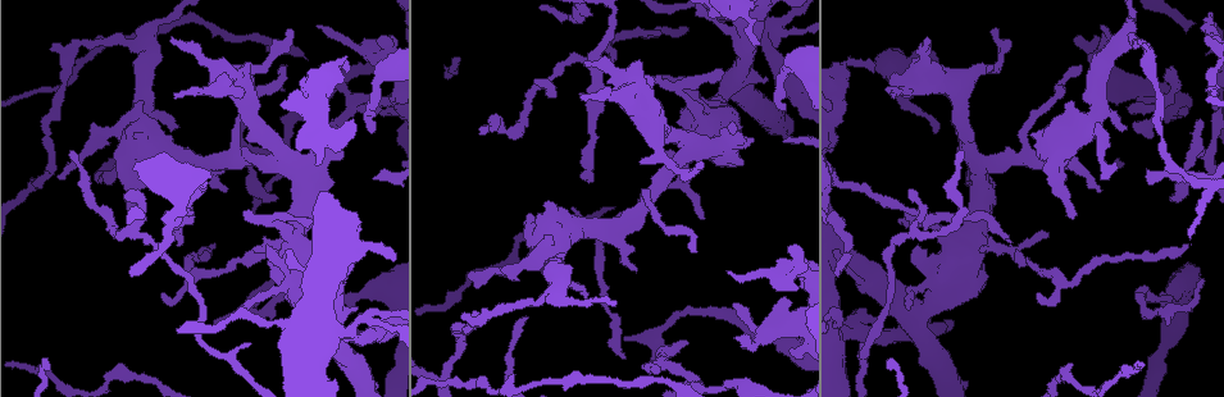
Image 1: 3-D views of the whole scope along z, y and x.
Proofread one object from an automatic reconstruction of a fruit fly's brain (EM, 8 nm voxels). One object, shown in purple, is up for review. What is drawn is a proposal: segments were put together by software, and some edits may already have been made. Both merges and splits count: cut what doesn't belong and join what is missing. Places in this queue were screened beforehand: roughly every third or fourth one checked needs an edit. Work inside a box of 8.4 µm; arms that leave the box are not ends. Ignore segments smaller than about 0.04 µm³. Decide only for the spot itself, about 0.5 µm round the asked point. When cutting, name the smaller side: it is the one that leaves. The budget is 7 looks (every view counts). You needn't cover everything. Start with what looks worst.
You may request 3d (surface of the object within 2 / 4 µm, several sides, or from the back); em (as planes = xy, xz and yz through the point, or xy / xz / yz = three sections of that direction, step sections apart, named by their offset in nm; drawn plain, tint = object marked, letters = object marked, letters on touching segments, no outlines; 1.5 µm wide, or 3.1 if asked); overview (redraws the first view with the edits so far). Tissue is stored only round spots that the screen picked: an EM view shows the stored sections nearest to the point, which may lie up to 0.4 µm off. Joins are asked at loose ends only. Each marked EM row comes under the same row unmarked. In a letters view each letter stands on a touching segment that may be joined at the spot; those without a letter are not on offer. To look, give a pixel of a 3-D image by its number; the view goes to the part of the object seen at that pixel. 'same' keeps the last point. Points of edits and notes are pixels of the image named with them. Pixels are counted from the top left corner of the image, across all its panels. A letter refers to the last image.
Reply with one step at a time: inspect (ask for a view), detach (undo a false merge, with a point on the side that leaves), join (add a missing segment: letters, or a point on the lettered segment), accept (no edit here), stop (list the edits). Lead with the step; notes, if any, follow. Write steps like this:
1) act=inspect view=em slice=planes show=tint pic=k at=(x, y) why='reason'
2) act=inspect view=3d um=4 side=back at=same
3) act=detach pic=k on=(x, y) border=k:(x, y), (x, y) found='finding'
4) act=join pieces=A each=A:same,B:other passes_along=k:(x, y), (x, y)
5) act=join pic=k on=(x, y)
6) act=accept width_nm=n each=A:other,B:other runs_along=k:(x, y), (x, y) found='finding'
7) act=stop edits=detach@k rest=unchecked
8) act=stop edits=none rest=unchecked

act=inspect view=em slice=xz step=8 show=letters pic=1 at=(1102, 24) why='branch stops here'

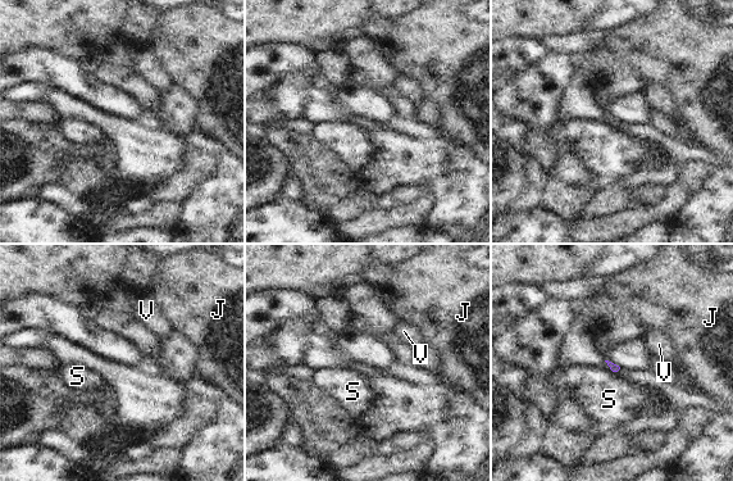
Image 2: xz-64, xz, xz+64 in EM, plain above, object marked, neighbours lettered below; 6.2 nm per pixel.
act=inspect view=em slice=planes show=letters at=same

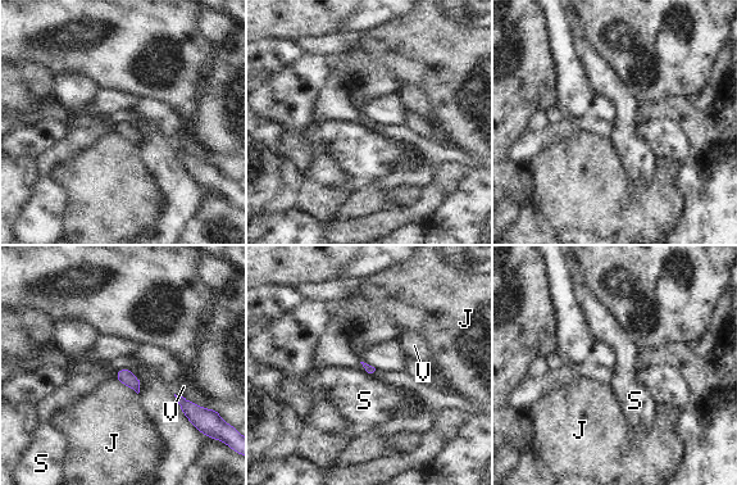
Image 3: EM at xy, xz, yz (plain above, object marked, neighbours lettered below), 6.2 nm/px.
act=accept each=J:other,S:other,V:other border=3:(114, 372), (117, 379) found='none of them fits'

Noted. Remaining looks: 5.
act=inspect view=em slice=planes show=tint pic=1 at=(935, 133) why='free end'

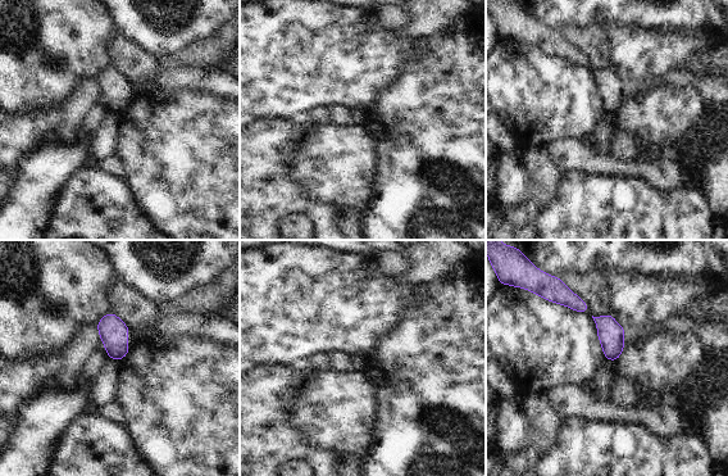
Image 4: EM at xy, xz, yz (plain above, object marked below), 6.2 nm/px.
act=inspect view=em slice=planes show=letters at=same why='see the neighbours'

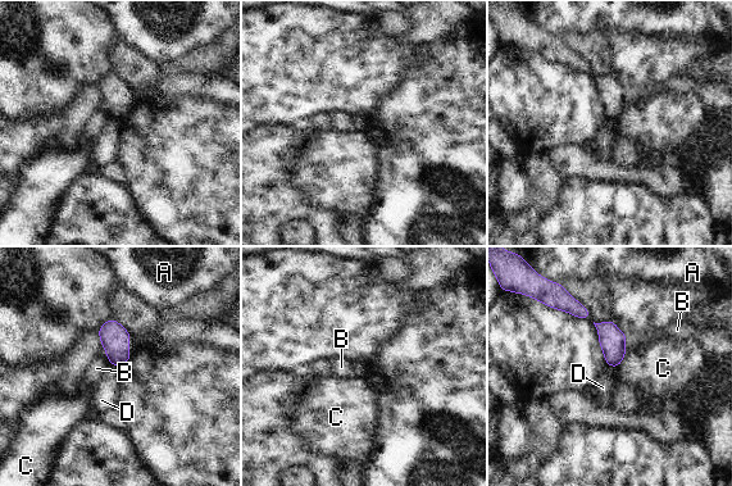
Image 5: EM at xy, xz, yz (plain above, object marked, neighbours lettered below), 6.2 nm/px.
act=accept each=A:other,B:other,C:other,D:other border=5:(109, 364), (116, 364), (121, 368) found='none of them fits'

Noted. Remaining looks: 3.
act=inspect view=em slice=planes show=letters pic=1 at=(657, 36) why='tapers out'

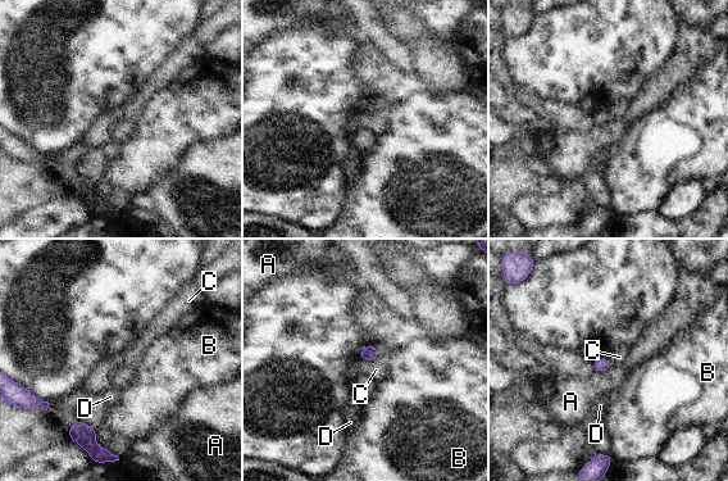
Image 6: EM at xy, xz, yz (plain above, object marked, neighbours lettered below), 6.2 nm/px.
act=accept longest_contact=B:150nm each=A:other,B:other,C:other,D:other border=6:(378, 355), (371, 361), (362, 361) found='none of them fits'

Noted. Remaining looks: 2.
act=stop edits=none rest=unchecked

